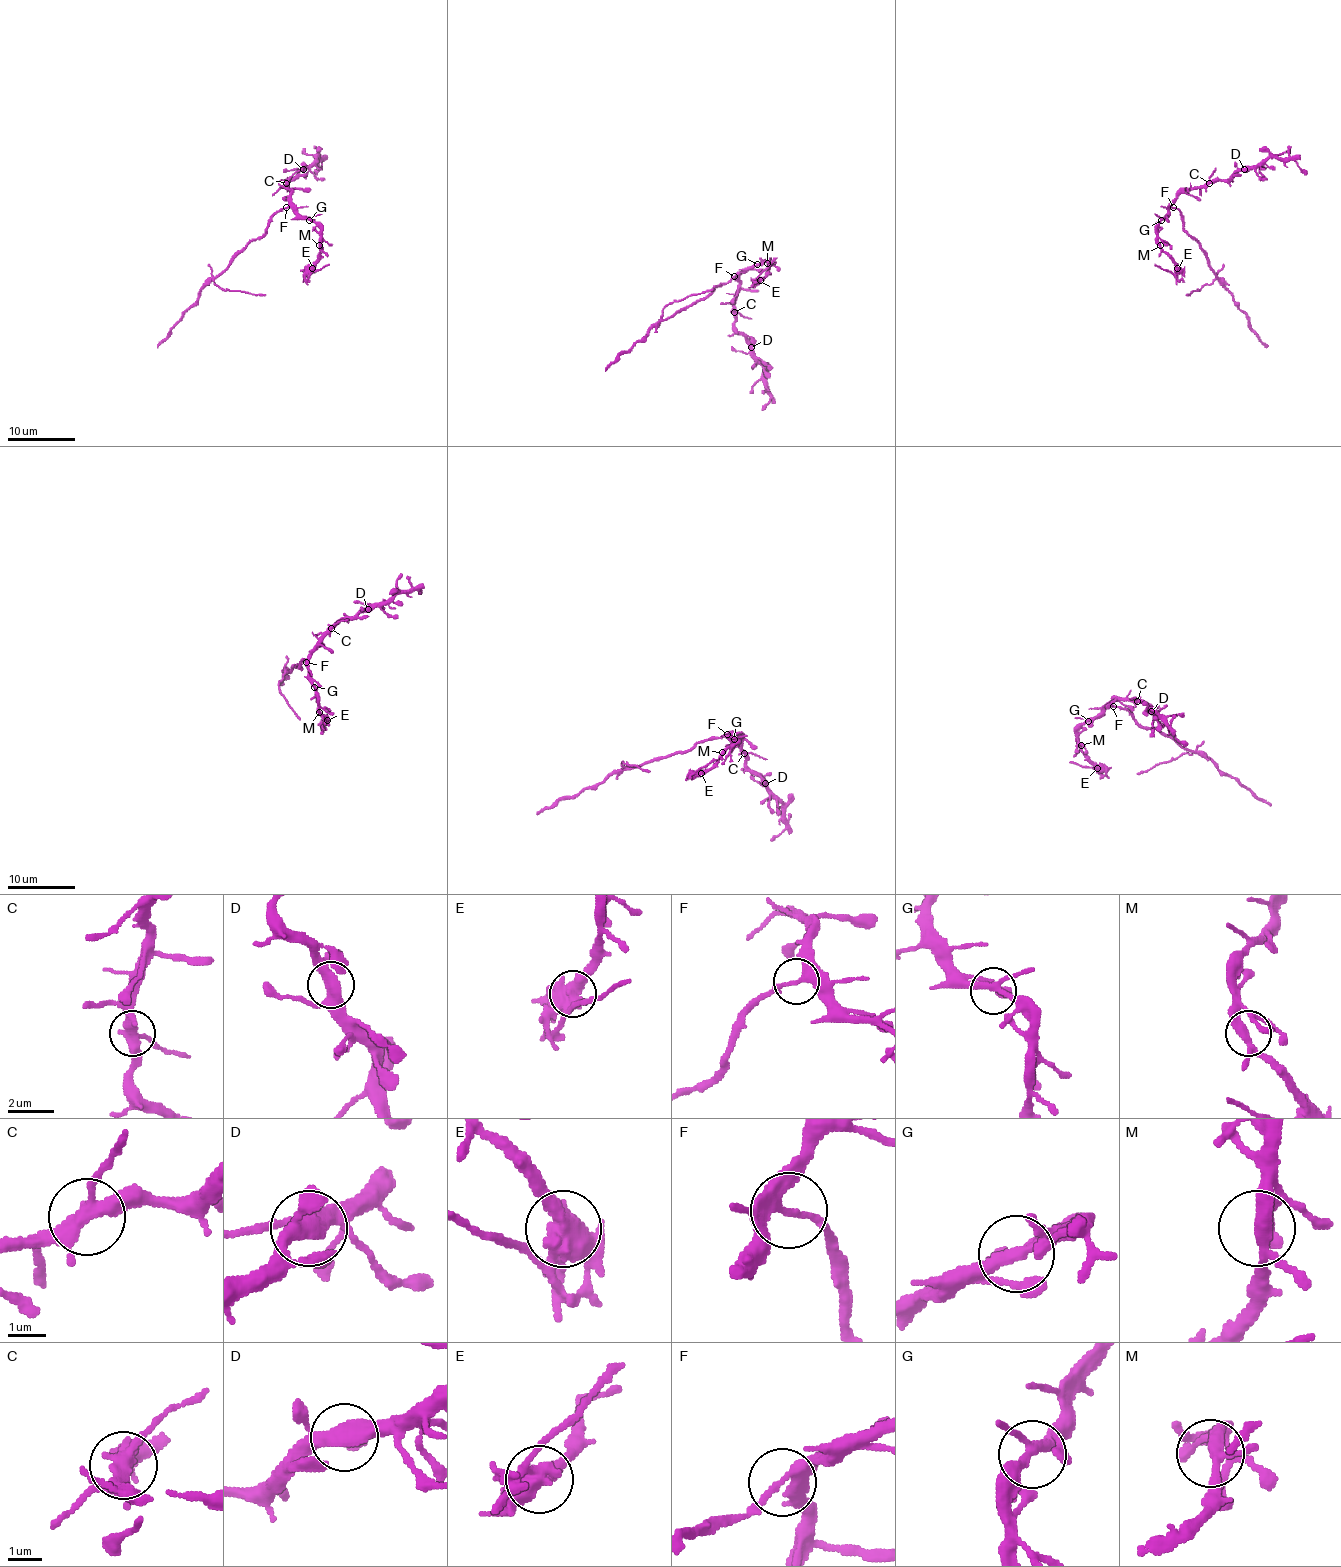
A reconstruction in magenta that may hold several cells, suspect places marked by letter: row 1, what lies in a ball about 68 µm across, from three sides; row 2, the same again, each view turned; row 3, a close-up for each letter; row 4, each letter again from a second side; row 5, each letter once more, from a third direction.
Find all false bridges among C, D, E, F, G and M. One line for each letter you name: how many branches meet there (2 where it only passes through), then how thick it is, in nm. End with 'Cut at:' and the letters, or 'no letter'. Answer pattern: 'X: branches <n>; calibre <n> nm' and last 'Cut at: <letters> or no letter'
E: branches 4; calibre 500 nm
F: branches 3; calibre 240 nm
Cut at: E, F

